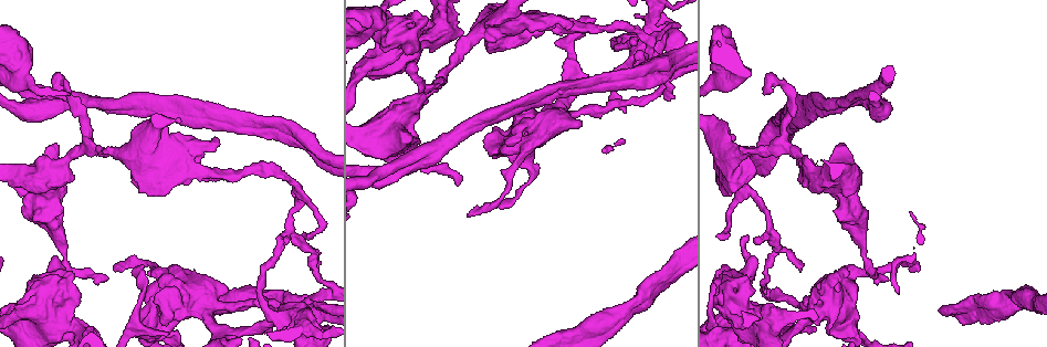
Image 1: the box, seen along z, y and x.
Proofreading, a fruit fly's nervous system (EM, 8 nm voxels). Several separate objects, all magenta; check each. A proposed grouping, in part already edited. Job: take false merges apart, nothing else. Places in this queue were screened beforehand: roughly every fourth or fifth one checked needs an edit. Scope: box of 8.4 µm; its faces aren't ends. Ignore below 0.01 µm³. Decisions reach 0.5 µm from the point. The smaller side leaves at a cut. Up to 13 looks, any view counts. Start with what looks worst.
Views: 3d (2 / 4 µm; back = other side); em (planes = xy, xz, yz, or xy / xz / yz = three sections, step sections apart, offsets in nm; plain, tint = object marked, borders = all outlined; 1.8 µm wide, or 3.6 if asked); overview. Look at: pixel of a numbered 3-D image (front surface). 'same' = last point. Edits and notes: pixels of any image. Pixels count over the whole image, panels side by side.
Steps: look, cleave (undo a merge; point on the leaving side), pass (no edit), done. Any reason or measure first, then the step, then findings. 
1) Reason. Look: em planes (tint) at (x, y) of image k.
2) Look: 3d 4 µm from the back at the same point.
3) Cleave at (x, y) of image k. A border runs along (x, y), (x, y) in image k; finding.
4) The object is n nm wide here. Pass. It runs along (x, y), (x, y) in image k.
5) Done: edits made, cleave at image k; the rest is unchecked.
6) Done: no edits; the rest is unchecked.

Calibre changes. Look: em 3.6 µm planes (tint) at (739, 312) of image 1.

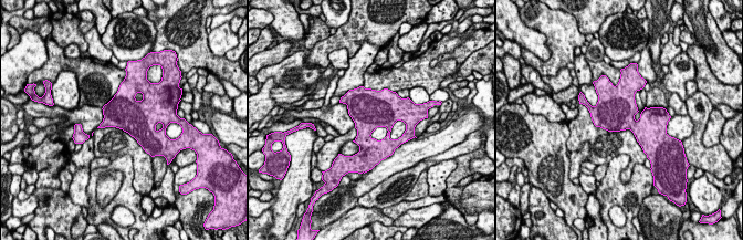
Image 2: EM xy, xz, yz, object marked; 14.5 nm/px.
Pass. One neuron here.

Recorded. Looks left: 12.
Thick turns thin. Look: 3d 4 µm at (371, 27) of image 1.

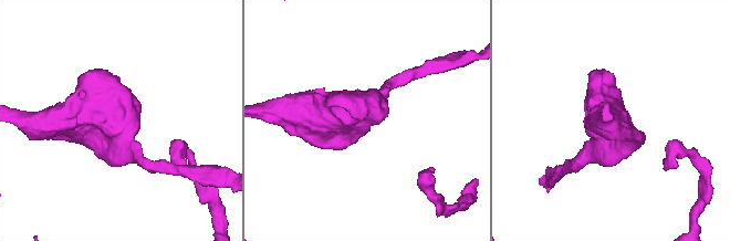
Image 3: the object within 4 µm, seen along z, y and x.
Shape alone is not enough. Look: em 3.6 µm xz step 16 (tint) at (364, 124) of image 3.

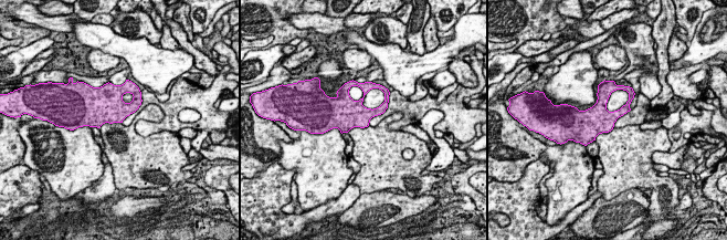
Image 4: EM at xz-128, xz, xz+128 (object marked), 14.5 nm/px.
Look: em 3.6 µm planes (borders) at the same point.

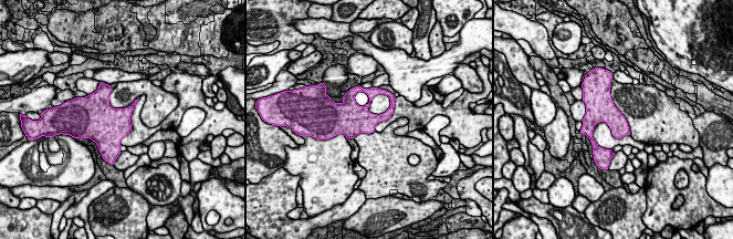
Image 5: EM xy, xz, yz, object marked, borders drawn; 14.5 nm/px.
The object is 280 nm wide here. Pass. Continuous, no second neuron.

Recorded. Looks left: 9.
Thin arm on a thick one. Look: 3d 4 µm at (528, 140) of image 1.

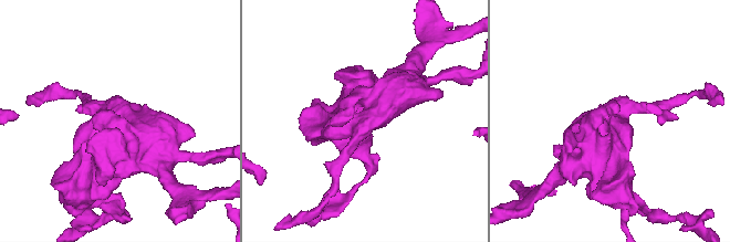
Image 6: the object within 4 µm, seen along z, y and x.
Need the tissue. Look: em 3.6 µm planes (tint) at (613, 118) of image 6.

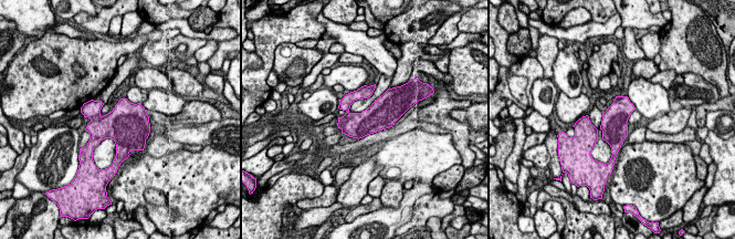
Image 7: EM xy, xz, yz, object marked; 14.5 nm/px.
The object is 380 nm wide here. Pass. Continuous, no second neuron.

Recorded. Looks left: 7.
Sharp bend. Look: em planes (tint) at (254, 328) of image 1.

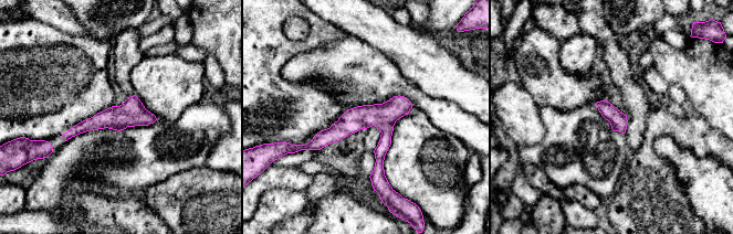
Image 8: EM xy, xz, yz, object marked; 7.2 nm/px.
The object is 130 nm wide here. Pass. All the same neuron.

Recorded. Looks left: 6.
Three arms meet. Look: em planes (borders) at (646, 296) of image 1.

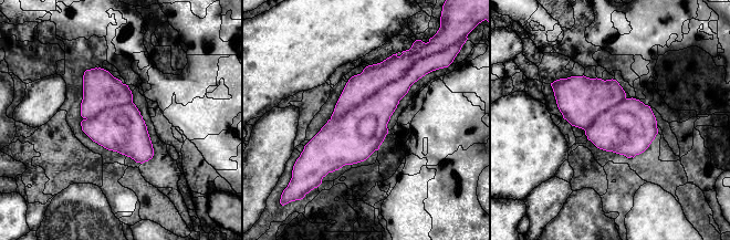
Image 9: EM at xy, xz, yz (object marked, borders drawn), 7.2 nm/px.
Cleave at (365, 125) of image 9. A border runs along (417, 60), (399, 77), (331, 120) in image 9; two neurons meet here.

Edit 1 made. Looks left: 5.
Done: edits made, cleave at image 9; the rest is unchecked.

